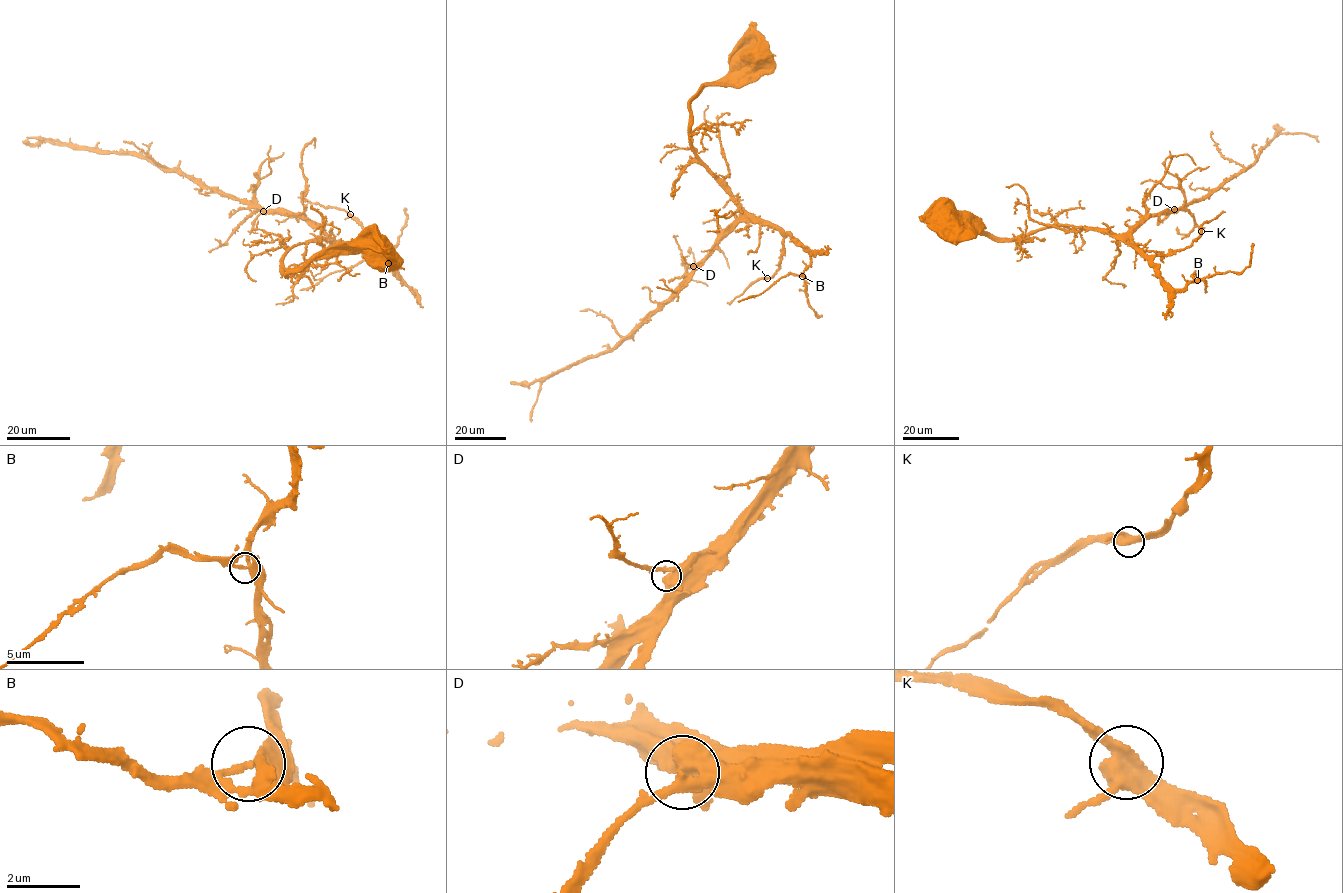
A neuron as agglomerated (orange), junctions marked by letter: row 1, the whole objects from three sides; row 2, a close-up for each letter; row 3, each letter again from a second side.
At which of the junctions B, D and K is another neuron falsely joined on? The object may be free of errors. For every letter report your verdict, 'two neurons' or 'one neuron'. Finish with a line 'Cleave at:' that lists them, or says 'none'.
B: one neuron
D: one neuron
K: one neuron
Cleave at: none

